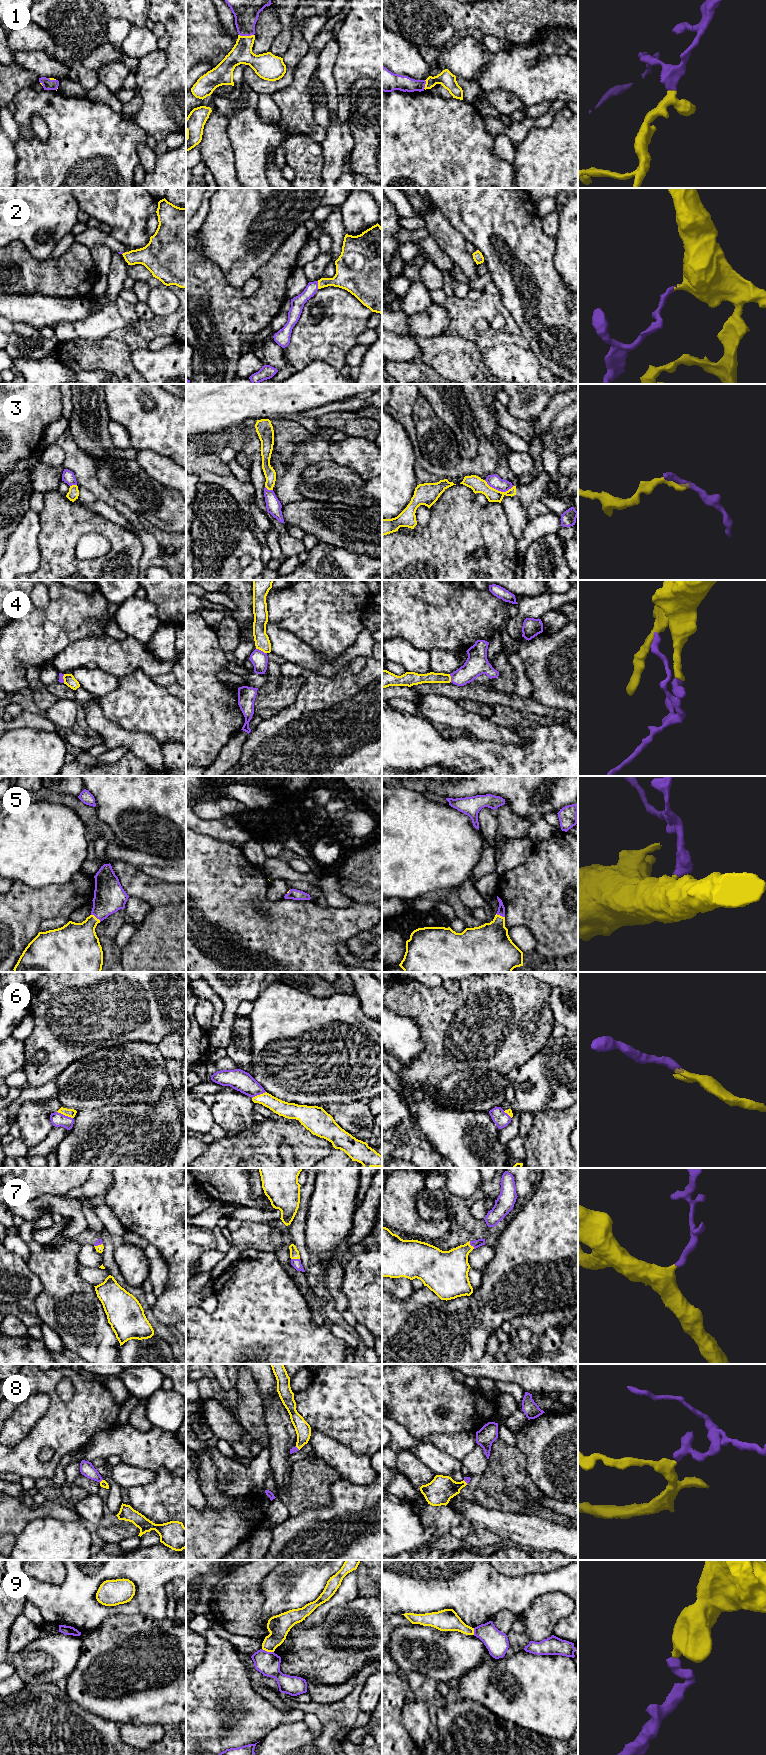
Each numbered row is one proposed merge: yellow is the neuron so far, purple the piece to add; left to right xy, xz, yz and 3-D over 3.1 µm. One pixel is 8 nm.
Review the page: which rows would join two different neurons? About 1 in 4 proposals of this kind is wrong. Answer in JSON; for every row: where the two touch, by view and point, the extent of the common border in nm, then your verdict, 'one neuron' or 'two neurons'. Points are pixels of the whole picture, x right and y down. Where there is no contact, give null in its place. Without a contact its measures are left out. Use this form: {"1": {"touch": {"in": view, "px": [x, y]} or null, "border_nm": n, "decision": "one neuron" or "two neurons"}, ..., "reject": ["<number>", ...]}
{"1": {"touch": {"in": "xz", "px": [246, 36]}, "border_nm": 120, "decision": "one neuron"}, "2": {"touch": {"in": "xz", "px": [318, 285]}, "border_nm": 60, "decision": "one neuron"}, "3": {"touch": {"in": "yz", "px": [499, 491]}, "border_nm": 240, "decision": "two neurons"}, "4": {"touch": {"in": "xz", "px": [261, 650]}, "border_nm": 100, "decision": "two neurons"}, "5": {"touch": {"in": "xy", "px": [95, 917]}, "border_nm": 100, "decision": "one neuron"}, "6": {"touch": {"in": "xy", "px": [65, 1115]}, "border_nm": 140, "decision": "one neuron"}, "7": {"touch": {"in": "xz", "px": [295, 1258]}, "border_nm": 70, "decision": "one neuron"}, "8": {"touch": {"in": "xz", "px": [297, 1447]}, "border_nm": 50, "decision": "one neuron"}, "9": {"touch": {"in": "xz", "px": [268, 1651]}, "border_nm": 100, "decision": "two neurons"}, "reject": ["3", "4", "9"]}

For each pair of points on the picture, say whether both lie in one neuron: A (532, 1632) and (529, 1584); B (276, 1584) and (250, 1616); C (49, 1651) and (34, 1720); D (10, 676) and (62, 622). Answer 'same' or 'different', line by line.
A: different
B: different
C: different
D: same

